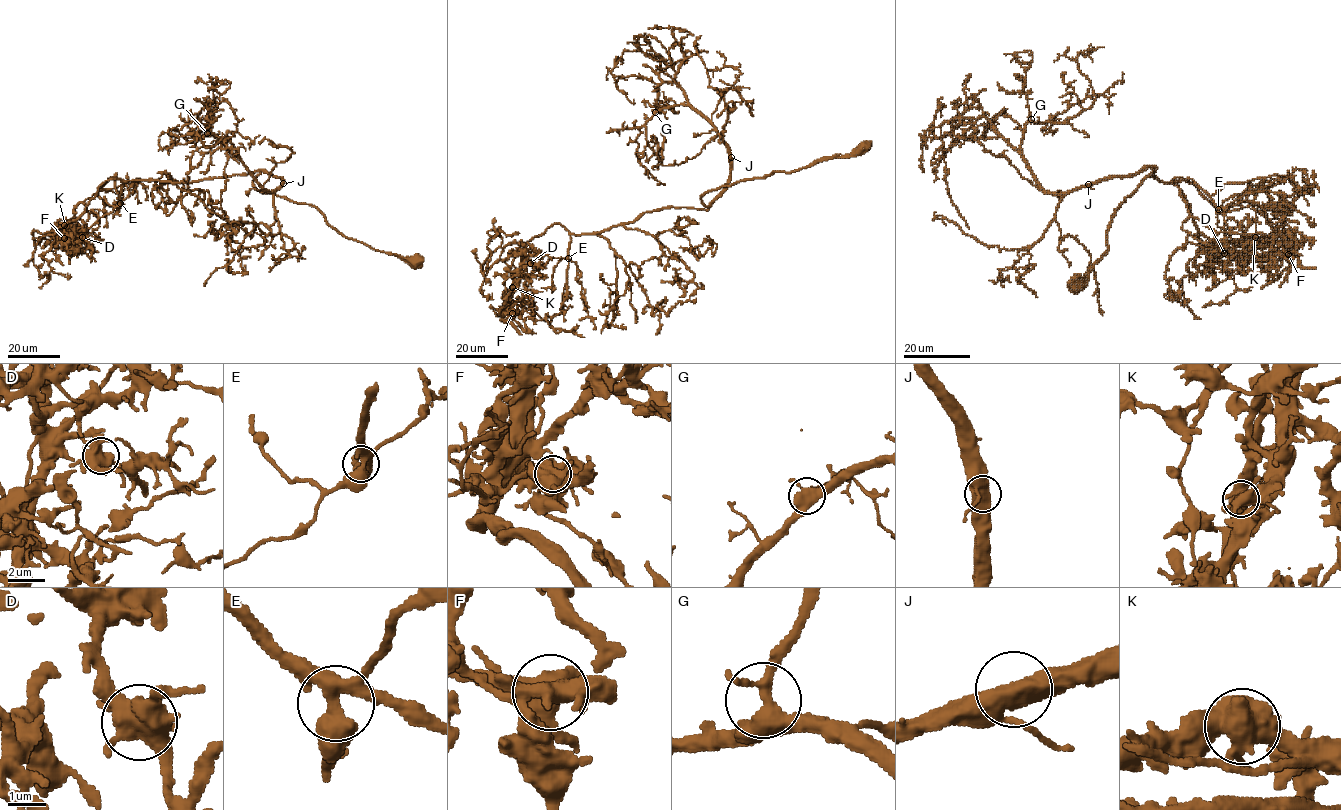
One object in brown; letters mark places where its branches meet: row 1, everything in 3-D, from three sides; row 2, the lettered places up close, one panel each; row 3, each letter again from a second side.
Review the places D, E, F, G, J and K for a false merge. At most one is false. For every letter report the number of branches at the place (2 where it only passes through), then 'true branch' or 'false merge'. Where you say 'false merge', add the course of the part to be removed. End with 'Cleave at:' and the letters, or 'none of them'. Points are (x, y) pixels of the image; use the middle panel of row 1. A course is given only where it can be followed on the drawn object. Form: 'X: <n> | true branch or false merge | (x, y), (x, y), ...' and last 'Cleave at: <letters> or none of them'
D: 7 | true branch
E: 4 | true branch
F: 4 | true branch
G: 4 | true branch
J: 3 | true branch
K: 5 | false merge | (512, 287), (508, 311), (504, 314), (504, 311), (502, 316), (499, 311), (510, 292)
Cleave at: K

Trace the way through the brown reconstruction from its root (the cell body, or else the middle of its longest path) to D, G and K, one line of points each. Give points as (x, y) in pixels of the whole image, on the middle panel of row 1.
D: (861, 146), (708, 190), (707, 209), (659, 208), (588, 234), (553, 224), (525, 244), (530, 263)
G: (861, 146), (792, 172), (708, 190), (701, 196), (707, 207), (730, 173), (722, 136), (688, 106), (655, 112)
K: (861, 146), (708, 190), (701, 196), (707, 209), (659, 208), (588, 234), (553, 224), (525, 244), (512, 287)

